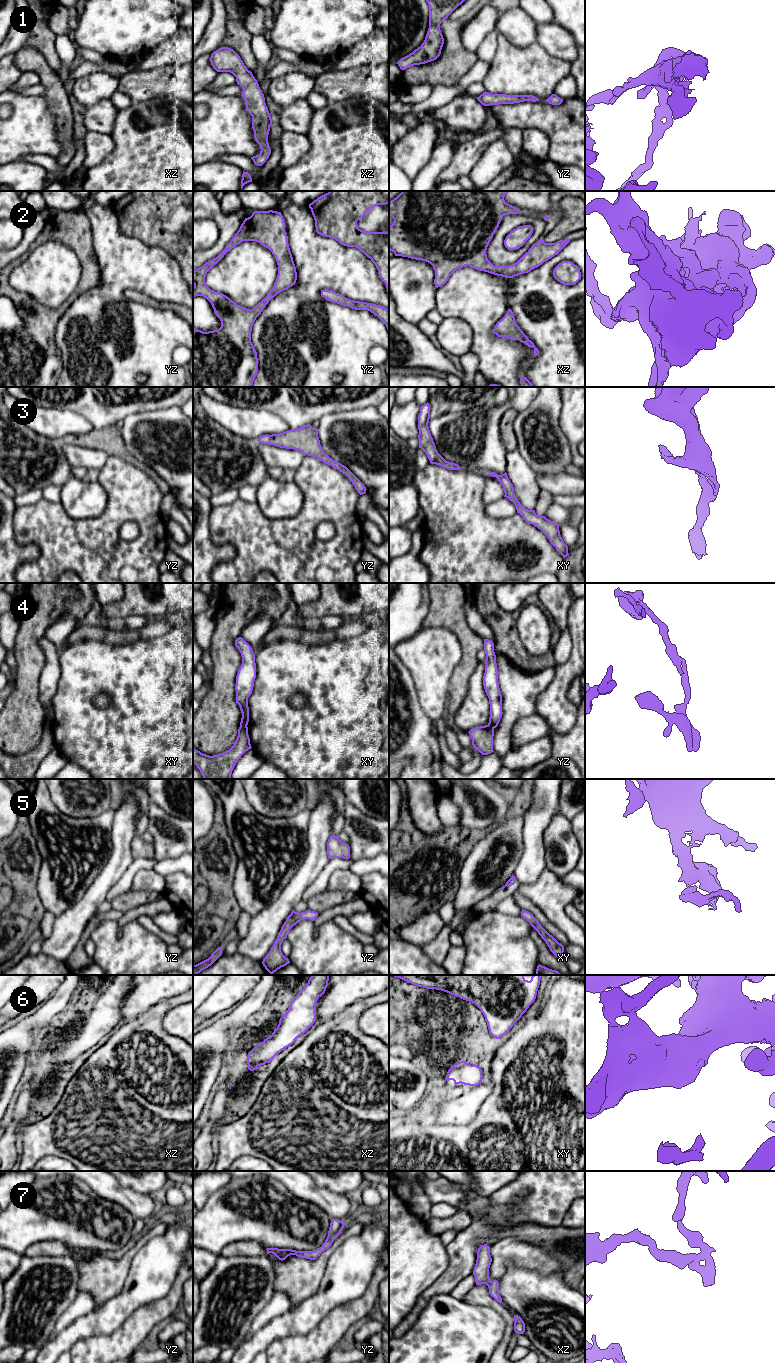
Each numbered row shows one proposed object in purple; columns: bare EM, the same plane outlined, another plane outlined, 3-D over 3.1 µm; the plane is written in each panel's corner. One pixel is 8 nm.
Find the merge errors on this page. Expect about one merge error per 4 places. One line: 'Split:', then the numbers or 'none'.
Split: 4

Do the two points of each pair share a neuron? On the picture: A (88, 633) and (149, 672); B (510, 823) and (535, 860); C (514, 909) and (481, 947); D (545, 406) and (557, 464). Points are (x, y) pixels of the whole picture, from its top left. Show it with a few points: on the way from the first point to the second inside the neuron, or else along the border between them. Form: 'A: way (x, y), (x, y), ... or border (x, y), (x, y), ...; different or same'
A: border (77, 641), (100, 640), (111, 644), (124, 644); different
B: border (524, 818), (523, 850), (516, 864); different
C: border (496, 909), (507, 914), (520, 915); different
D: way (547, 420), (553, 426), (561, 450); same

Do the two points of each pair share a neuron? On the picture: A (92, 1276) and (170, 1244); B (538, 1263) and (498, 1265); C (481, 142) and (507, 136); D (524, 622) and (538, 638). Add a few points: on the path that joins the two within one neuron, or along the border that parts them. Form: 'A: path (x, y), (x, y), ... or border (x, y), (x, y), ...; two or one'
A: border (148, 1241), (134, 1256), (124, 1281); two
B: path (528, 1256), (508, 1256); one
C: path (487, 136), (501, 135); one
D: path (528, 626), (535, 634); one

